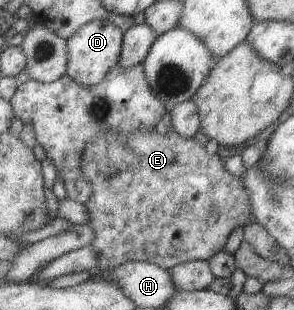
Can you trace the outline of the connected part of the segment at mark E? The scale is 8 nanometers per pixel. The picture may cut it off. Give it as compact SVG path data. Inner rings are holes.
M157 128L140 130L128 134L122 134L116 131L99 134L98 137L85 146L81 160L81 169L83 170L83 175L91 184L91 197L85 205L90 211L91 221L89 224L95 230L95 237L90 245L99 254L99 269L117 267L126 261L148 261L169 270L173 266L188 261L208 261L211 256L223 250L226 240L232 234L233 230L236 230L238 226L246 228L248 225L256 222L251 209L251 200L244 186L243 179L226 171L222 160L217 154L208 154L205 146L195 141L193 137L184 138L173 128L167 134Z

